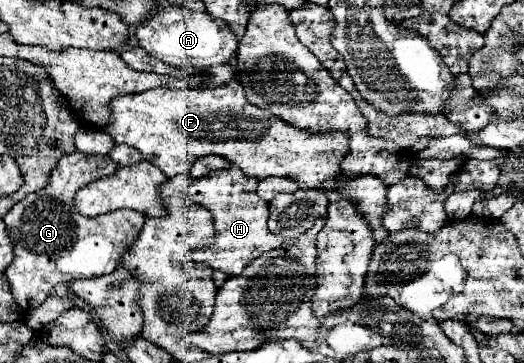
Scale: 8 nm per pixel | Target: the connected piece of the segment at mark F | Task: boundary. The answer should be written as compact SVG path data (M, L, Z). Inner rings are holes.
M231 80L217 88L155 88L141 94L119 96L111 102L111 124L105 128L115 144L127 144L137 148L145 158L155 164L167 178L177 174L189 174L195 158L217 154L229 162L235 162L245 174L257 180L269 176L291 178L299 188L319 188L323 182L335 182L337 192L349 198L361 218L371 224L375 242L381 244L391 232L383 226L387 212L387 186L379 178L369 174L361 178L343 178L341 158L347 154L347 134L305 134L281 118L273 118L269 110L253 106L245 98L245 88L239 80ZM315 146L325 148L317 152Z

